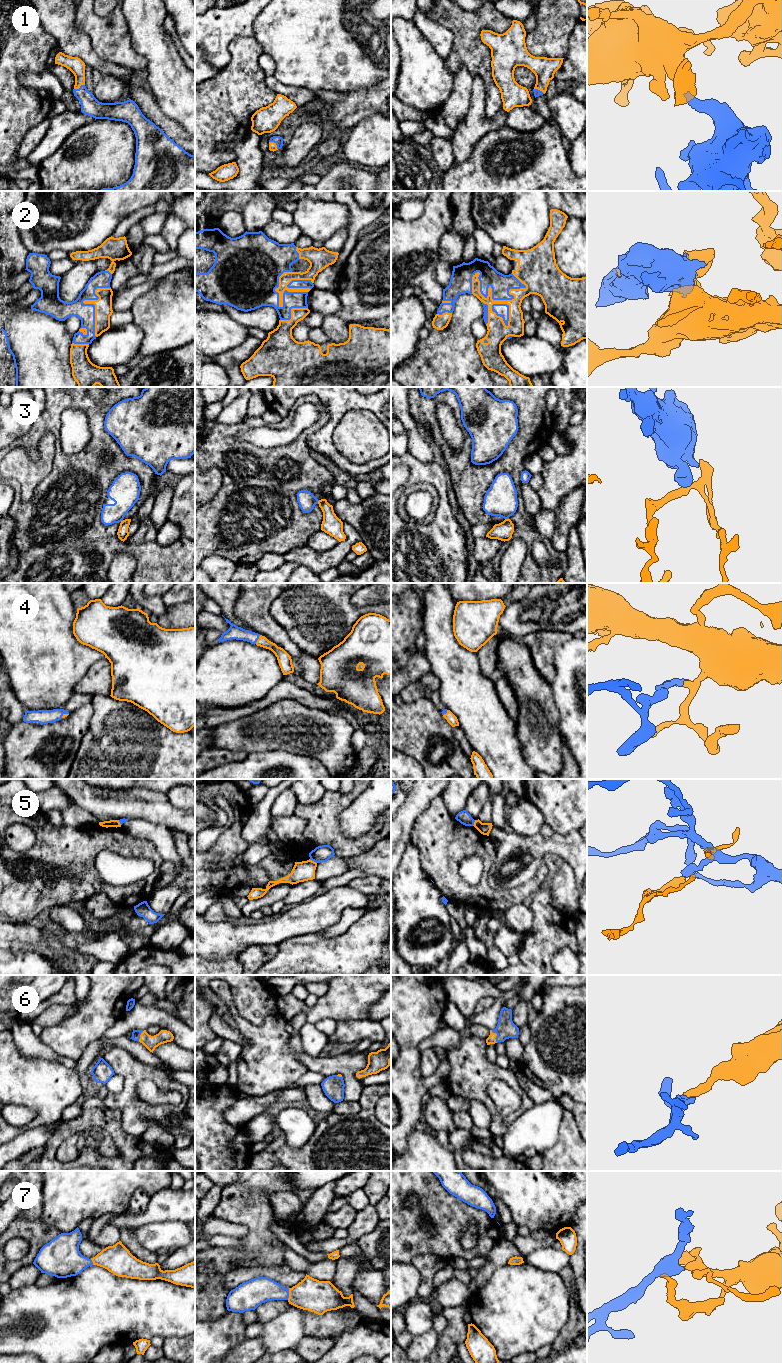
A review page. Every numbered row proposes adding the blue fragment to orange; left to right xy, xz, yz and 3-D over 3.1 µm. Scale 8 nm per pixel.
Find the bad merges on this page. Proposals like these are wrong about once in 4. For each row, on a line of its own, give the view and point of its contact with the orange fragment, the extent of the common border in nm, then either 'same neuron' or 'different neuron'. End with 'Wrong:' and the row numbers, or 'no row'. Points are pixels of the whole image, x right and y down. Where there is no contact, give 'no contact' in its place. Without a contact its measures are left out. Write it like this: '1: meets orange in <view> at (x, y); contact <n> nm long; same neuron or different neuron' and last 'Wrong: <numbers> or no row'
1: meets orange in xz at (275, 144); contact 100 nm long; same neuron
2: meets orange in yz at (491, 294); contact 460 nm long; same neuron
3: meets orange in xz at (318, 502); contact 40 nm long; different neuron
4: meets orange in xz at (258, 639); contact 80 nm long; same neuron
5: meets orange in xz at (313, 861); contact 70 nm long; different neuron
6: meets orange in yz at (496, 1035); contact 120 nm long; same neuron
7: meets orange in xz at (289, 1294); contact 90 nm long; same neuron
Wrong: 3, 5

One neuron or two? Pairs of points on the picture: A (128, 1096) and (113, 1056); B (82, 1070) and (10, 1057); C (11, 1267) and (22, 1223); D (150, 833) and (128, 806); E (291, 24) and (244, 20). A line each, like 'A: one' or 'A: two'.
A: one
B: two
C: one
D: two
E: two

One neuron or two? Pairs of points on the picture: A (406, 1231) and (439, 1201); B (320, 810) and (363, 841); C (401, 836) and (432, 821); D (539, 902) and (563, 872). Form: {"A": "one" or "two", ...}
{"A": "one", "B": "one", "C": "two", "D": "two"}

